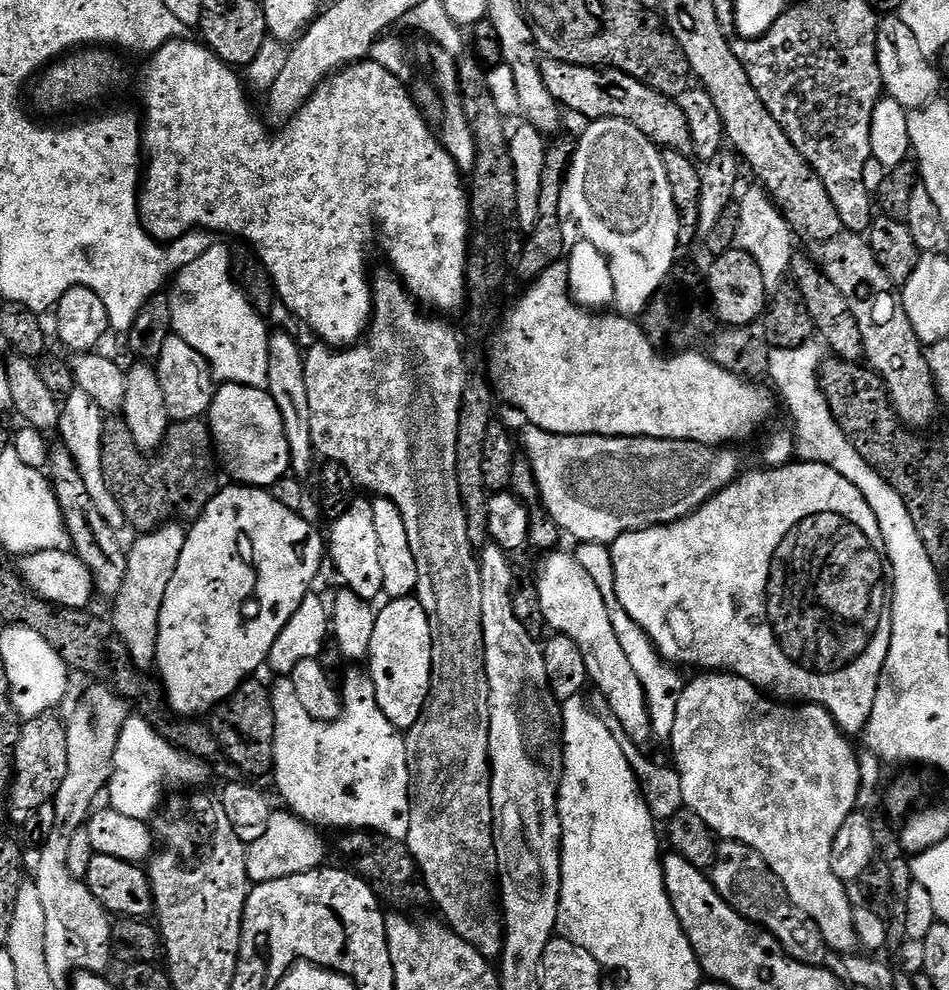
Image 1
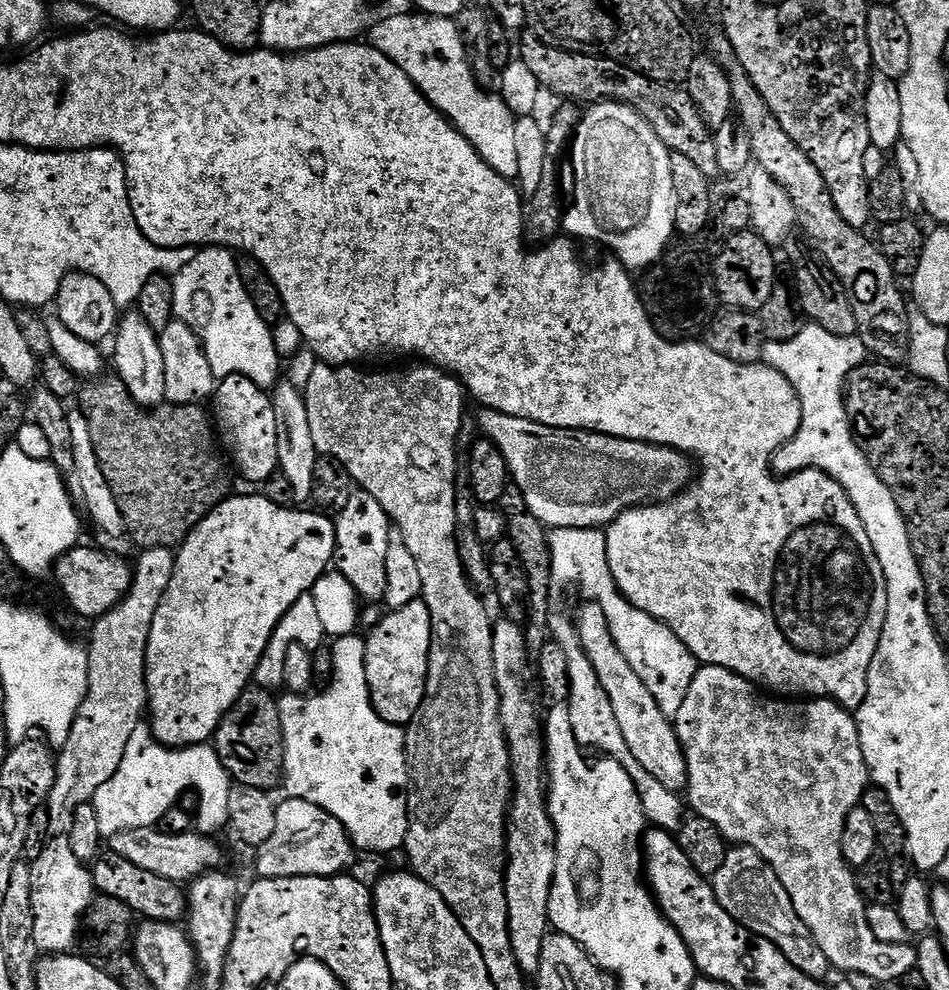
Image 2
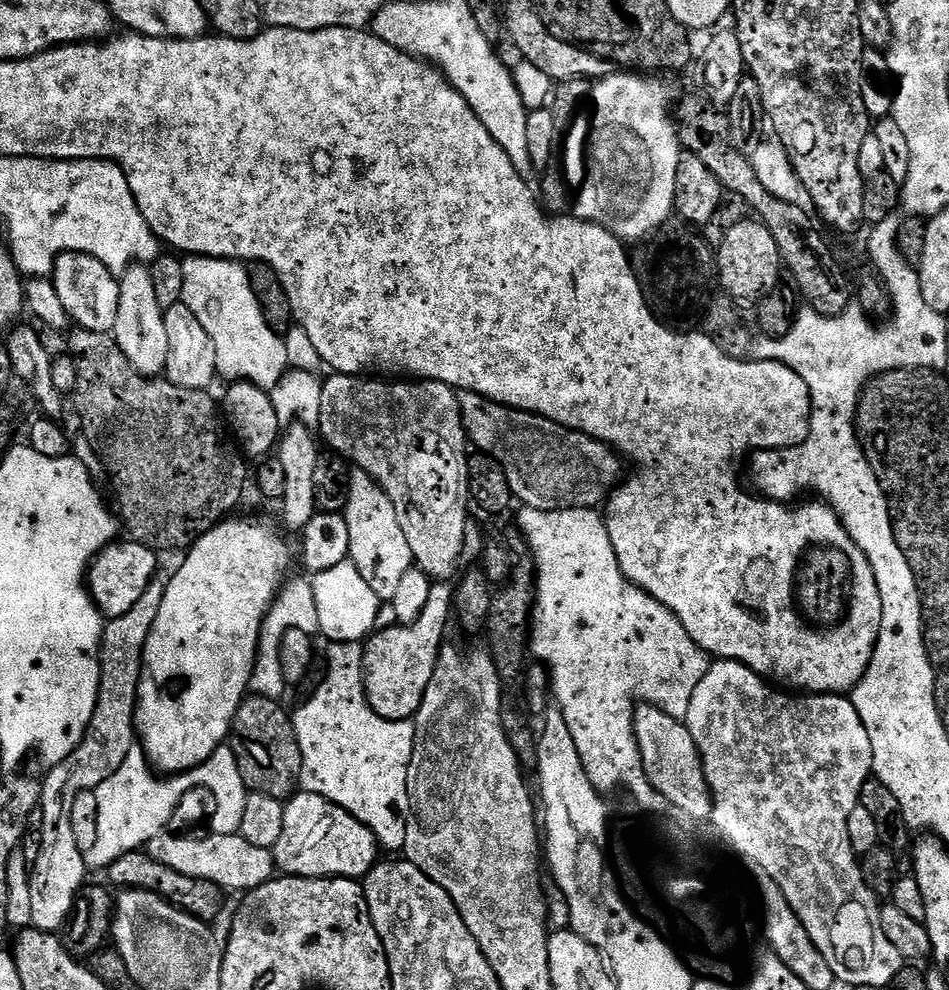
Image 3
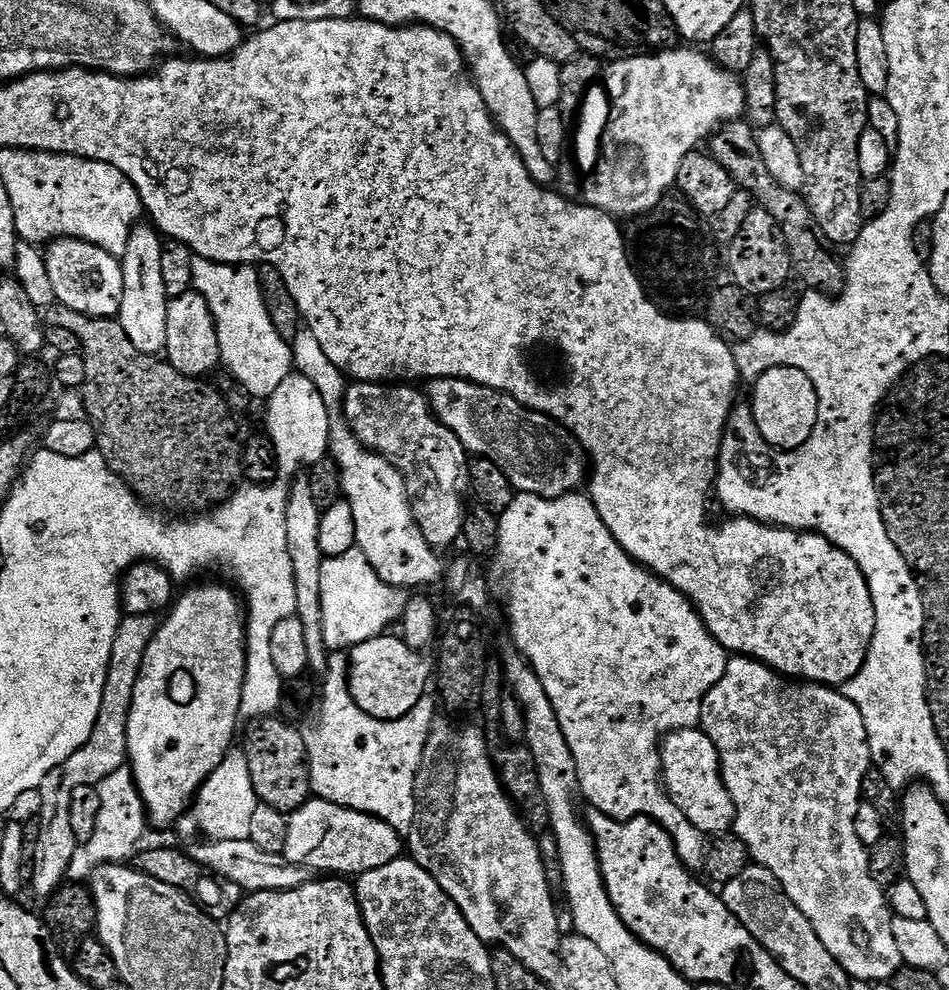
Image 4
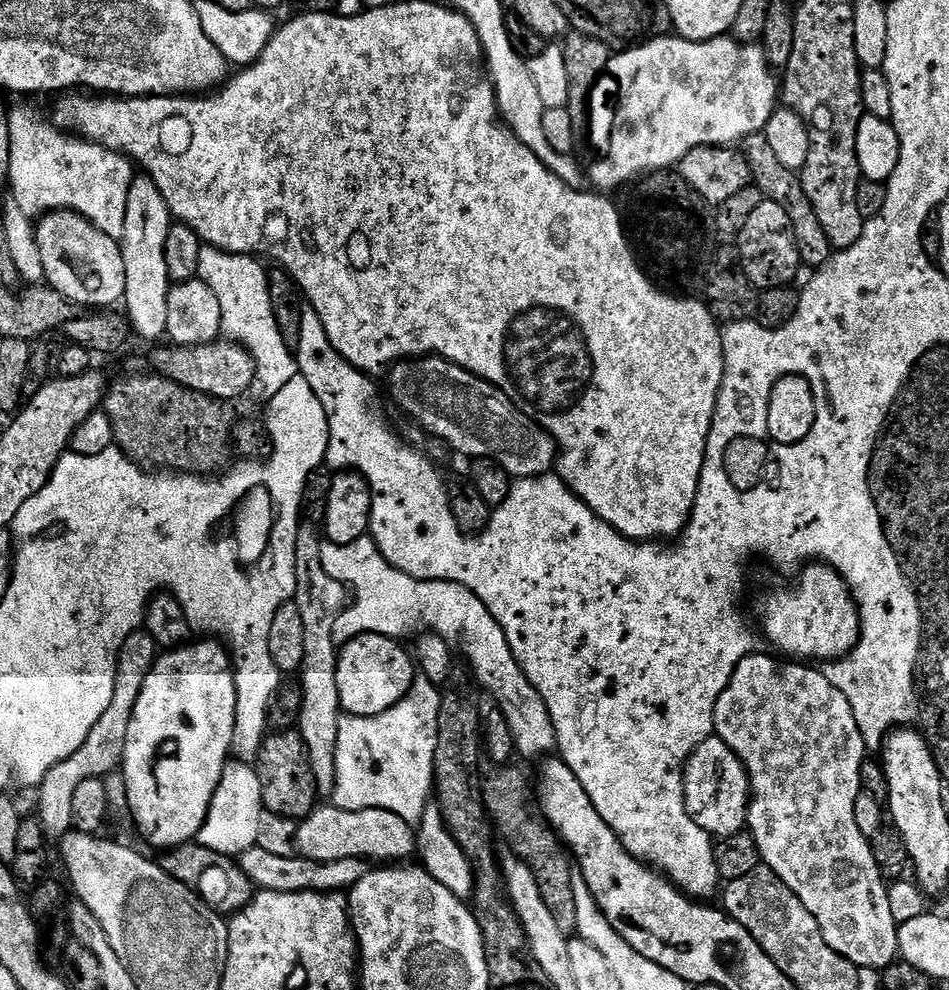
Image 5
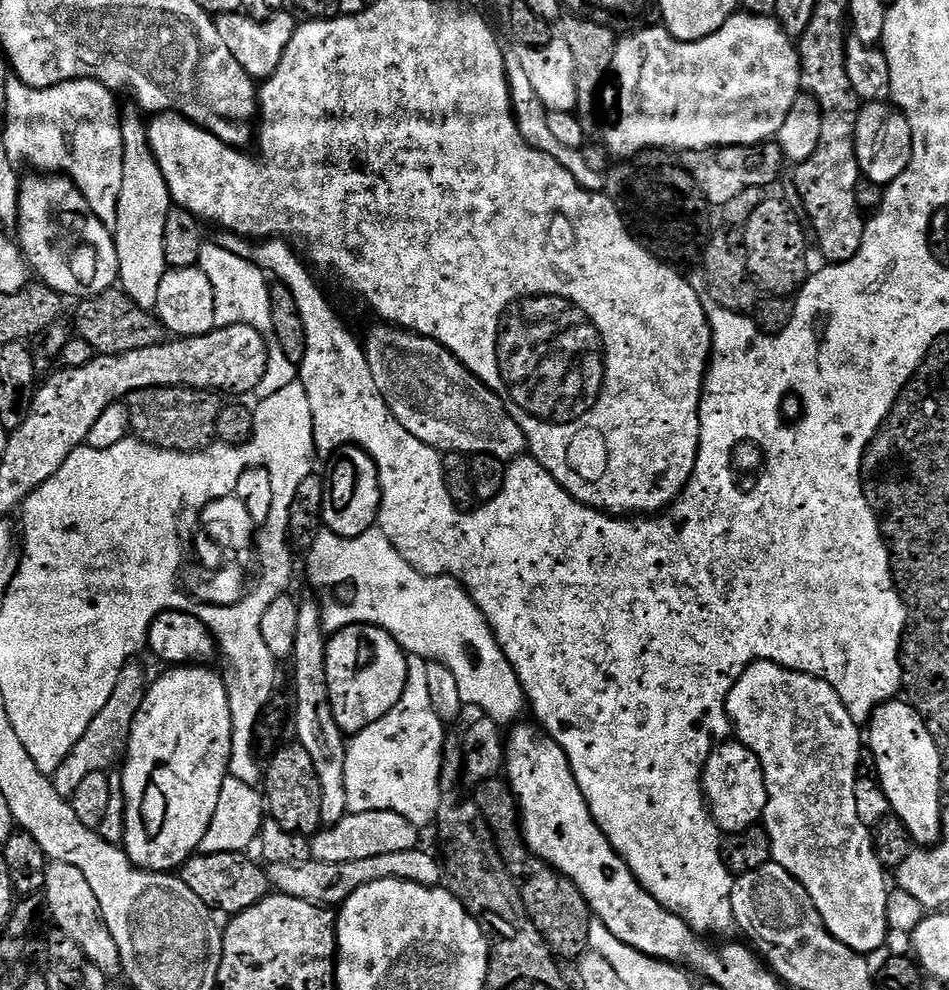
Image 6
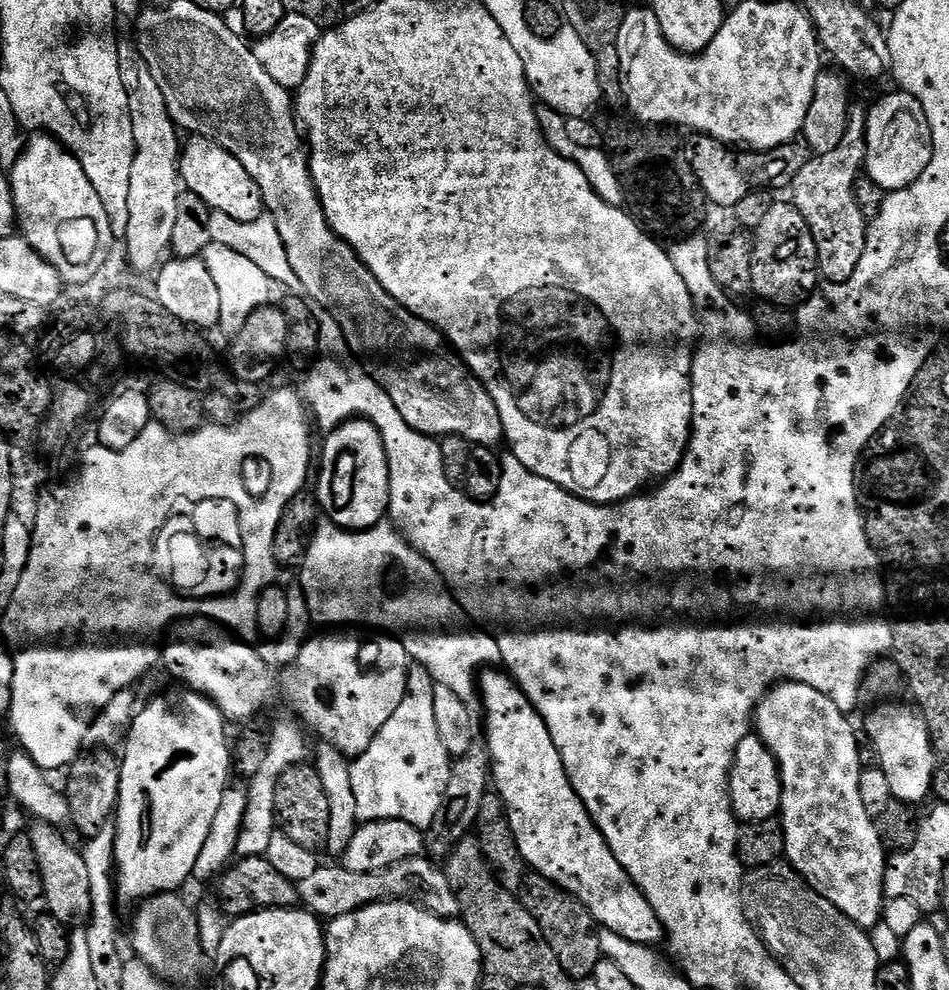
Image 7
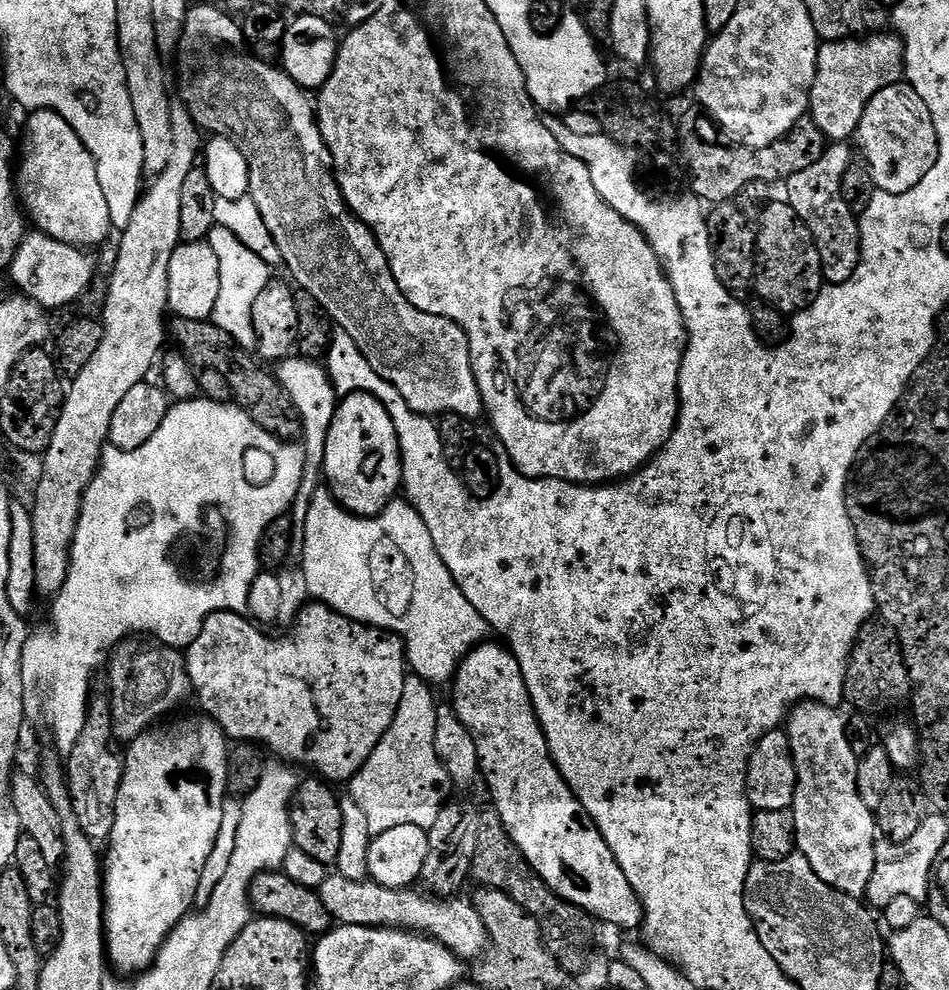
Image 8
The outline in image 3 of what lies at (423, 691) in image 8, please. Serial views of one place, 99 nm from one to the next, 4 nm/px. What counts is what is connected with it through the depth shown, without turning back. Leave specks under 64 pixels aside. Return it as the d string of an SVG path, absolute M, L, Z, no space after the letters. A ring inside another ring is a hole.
M336 650L327 653L328 674L320 687L307 697L308 701L292 716L292 725L302 750L302 774L300 788L310 794L318 794L349 812L376 836L376 842L388 854L403 853L406 842L406 826L410 814L410 789L408 767L412 761L416 725L412 720L387 720L368 705L364 693L364 674L358 656L352 650Z

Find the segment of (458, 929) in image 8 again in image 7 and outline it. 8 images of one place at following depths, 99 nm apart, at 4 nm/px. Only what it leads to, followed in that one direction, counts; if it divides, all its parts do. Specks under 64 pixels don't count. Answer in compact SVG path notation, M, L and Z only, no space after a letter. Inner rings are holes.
M424 854L411 856L394 866L386 866L373 872L355 872L343 866L337 868L321 866L314 870L310 878L302 878L298 887L303 907L321 918L350 914L362 906L377 904L379 900L389 898L411 900L430 910L435 916L445 918L460 916L460 903L454 890L450 890L448 875L437 861L429 859Z

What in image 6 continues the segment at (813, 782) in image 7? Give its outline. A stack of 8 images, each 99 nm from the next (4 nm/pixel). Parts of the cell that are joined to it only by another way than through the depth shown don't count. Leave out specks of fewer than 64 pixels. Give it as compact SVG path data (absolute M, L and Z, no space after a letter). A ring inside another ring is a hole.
M757 660L749 668L744 669L744 673L736 679L736 684L730 690L728 695L728 719L732 722L734 736L741 744L745 744L754 755L760 759L760 765L766 778L766 790L768 791L768 801L762 827L768 832L770 846L772 847L771 863L781 864L792 877L794 877L801 886L808 891L818 914L822 914L822 922L838 942L850 946L850 950L861 954L876 952L890 937L888 919L886 918L886 902L888 901L889 885L884 885L884 875L886 869L880 862L880 857L876 855L876 845L874 843L873 833L858 818L858 809L854 802L854 786L856 785L856 767L859 762L859 752L862 747L862 728L861 725L850 718L842 698L825 680L820 680L817 676L811 676L805 672L795 672L789 668L778 666L769 660Z

